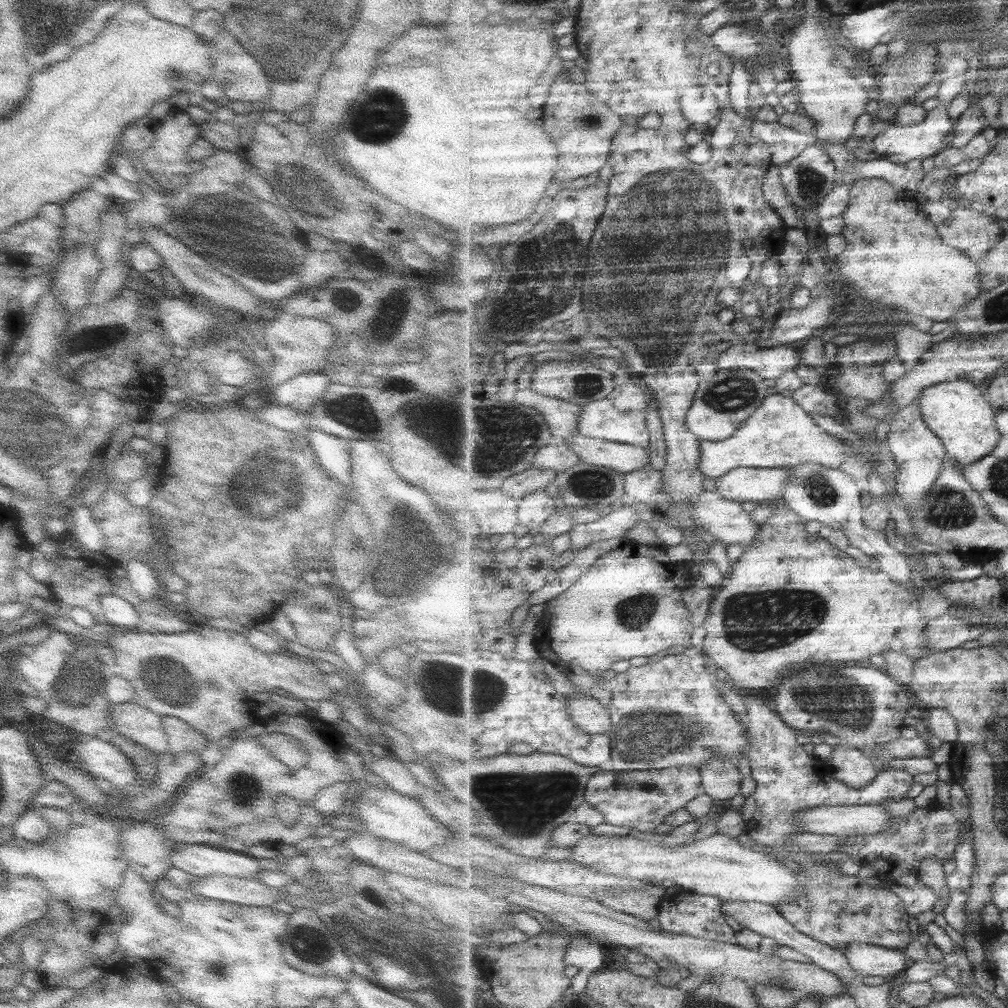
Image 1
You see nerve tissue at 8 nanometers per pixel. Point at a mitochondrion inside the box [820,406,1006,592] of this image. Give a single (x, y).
(949, 508)

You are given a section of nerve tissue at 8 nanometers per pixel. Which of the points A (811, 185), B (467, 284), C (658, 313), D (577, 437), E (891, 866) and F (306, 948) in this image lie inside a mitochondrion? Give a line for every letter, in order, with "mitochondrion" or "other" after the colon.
A: mitochondrion
B: other
C: mitochondrion
D: other
E: other
F: mitochondrion

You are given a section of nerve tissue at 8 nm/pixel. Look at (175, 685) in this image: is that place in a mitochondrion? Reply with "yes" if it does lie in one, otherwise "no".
yes

